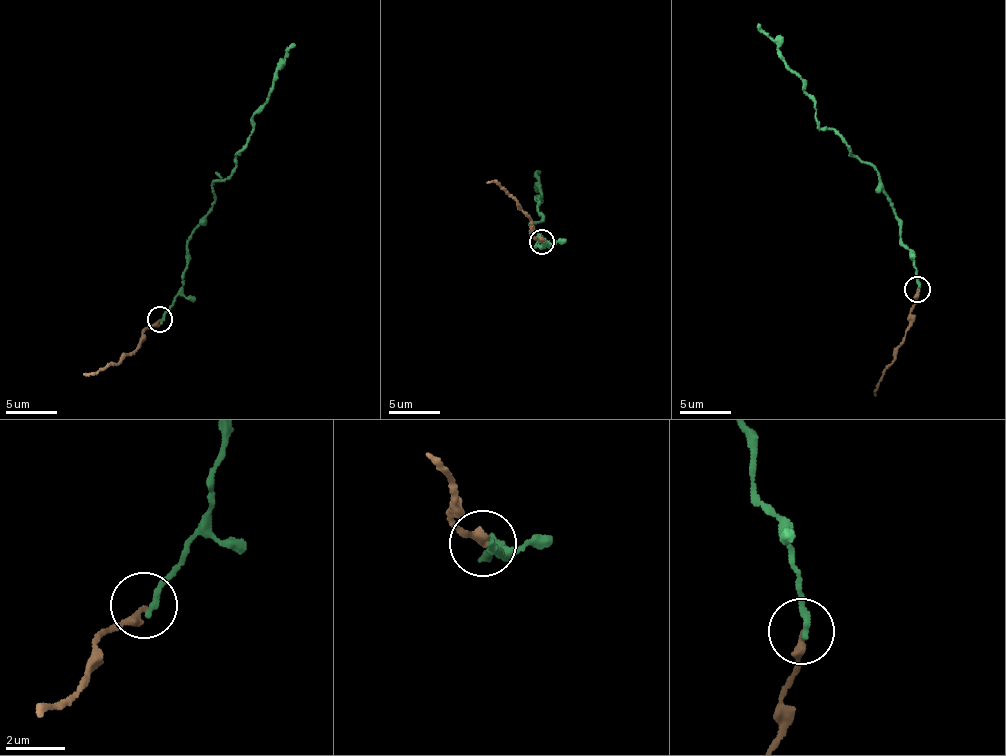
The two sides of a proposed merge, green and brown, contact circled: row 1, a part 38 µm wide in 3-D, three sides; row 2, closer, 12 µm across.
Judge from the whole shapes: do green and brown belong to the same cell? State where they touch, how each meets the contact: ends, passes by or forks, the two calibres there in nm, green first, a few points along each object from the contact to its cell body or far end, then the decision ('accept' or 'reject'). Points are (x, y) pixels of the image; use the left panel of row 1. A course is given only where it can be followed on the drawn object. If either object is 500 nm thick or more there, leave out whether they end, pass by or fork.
at (159, 319); green ends there; brown ends there; 220 nm thick on the green side, 280 nm on the other; green runs (160, 321), (182, 288), (187, 237), (212, 207), (214, 183), (235, 168), (252, 116), (265, 104), (293, 43); brown runs (160, 319), (144, 332), (139, 347), (116, 364), (83, 374); reject

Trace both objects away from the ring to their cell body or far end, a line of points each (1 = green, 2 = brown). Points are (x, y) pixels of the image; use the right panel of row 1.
1: (918, 290), (900, 219), (876, 171), (821, 127), (814, 101), (758, 23)
2: (918, 288), (910, 311), (908, 329), (875, 395)

